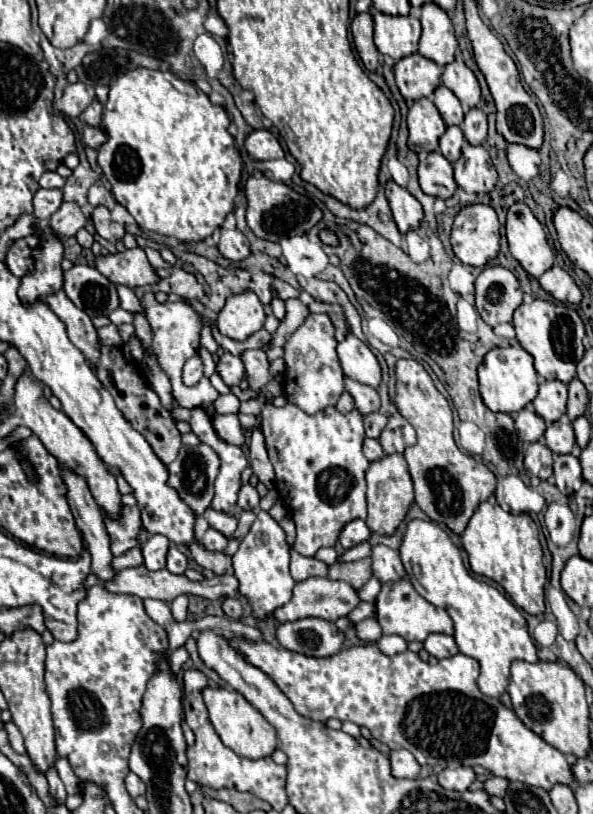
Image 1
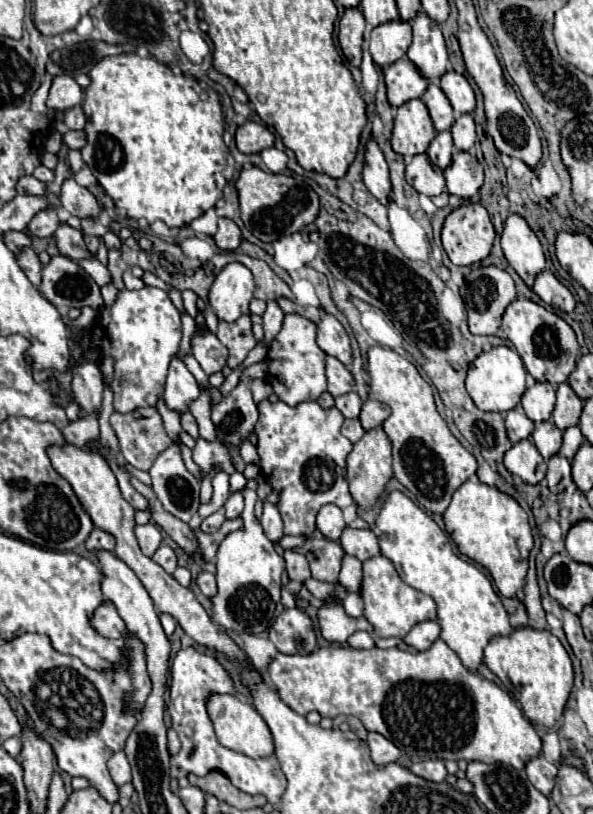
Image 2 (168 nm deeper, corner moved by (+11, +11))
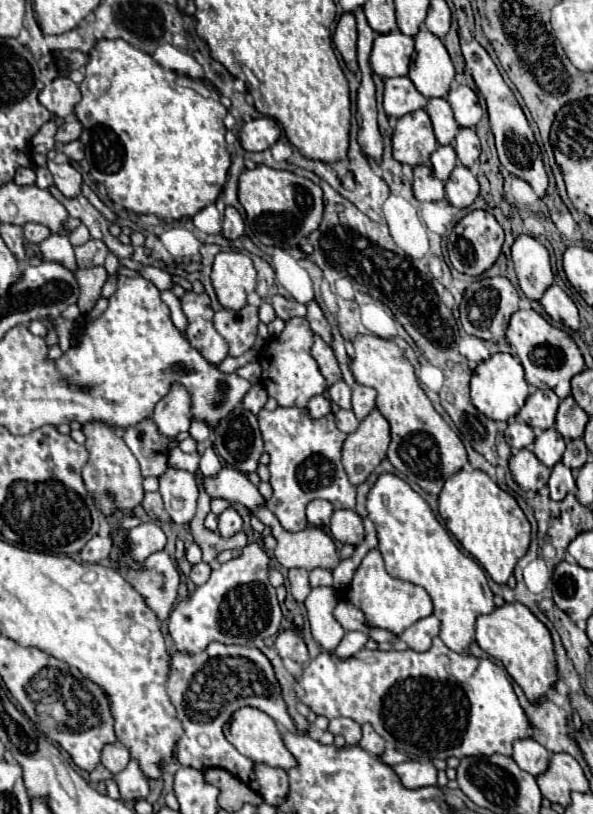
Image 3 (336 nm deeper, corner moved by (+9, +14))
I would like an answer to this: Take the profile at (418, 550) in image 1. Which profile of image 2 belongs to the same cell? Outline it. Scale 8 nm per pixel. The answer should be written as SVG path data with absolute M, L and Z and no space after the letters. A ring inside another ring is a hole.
M391 491L385 497L373 533L377 535L381 555L393 561L399 577L409 587L435 599L441 639L459 655L467 669L477 671L483 663L483 649L489 639L511 633L507 611L485 573L463 561L453 551L451 541L441 527L401 491Z

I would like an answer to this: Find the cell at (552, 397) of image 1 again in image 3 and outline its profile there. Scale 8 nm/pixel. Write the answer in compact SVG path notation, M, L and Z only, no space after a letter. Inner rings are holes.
M537 390L529 394L529 398L525 400L525 406L519 410L519 416L531 428L547 430L555 426L557 406L559 406L559 398L553 390Z

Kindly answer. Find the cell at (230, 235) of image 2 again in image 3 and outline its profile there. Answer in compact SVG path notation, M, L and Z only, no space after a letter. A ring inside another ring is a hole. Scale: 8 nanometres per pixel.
M227 206L225 208L225 218L223 218L223 232L221 232L227 240L237 240L239 236L243 236L243 218L241 214Z

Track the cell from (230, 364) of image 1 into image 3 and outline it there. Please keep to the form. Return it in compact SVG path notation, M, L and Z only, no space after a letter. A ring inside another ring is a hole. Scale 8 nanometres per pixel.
M187 292L181 298L183 312L187 316L187 340L191 346L213 366L219 366L219 362L227 356L227 342L225 338L213 328L213 310L209 296Z

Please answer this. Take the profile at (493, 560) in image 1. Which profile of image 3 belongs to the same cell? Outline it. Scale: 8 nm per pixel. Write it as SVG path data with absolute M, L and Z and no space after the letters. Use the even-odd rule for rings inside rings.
M467 464L459 474L447 478L439 494L439 514L459 544L487 570L497 584L507 584L519 558L531 544L531 524L517 500L501 490L485 472Z

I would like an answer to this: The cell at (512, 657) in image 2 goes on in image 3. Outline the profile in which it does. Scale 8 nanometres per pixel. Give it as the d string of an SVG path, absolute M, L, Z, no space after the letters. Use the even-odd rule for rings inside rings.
M519 602L497 606L491 614L479 616L475 640L489 656L505 666L509 676L521 686L531 704L539 704L561 678L549 628Z

